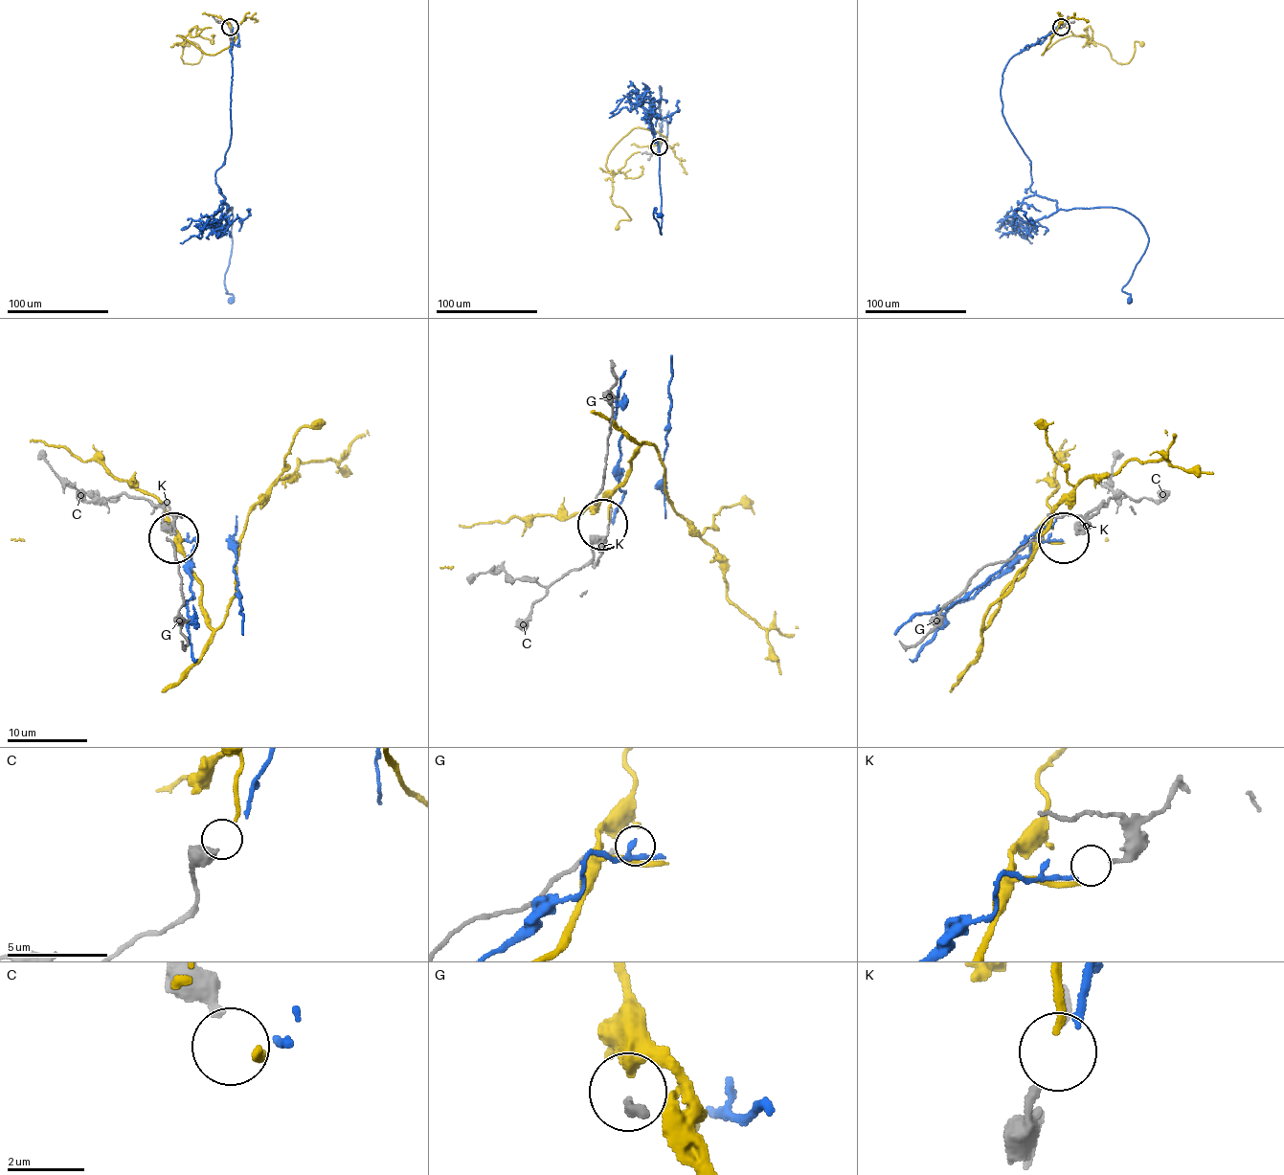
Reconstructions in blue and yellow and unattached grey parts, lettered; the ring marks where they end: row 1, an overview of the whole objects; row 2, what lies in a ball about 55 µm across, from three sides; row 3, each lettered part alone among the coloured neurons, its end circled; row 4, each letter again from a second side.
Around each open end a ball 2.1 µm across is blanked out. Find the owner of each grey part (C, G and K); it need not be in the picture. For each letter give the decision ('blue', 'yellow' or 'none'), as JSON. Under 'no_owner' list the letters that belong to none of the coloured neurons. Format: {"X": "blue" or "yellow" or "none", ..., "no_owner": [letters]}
{"C": "yellow", "G": "none", "K": "blue", "no_owner": ["G"]}

